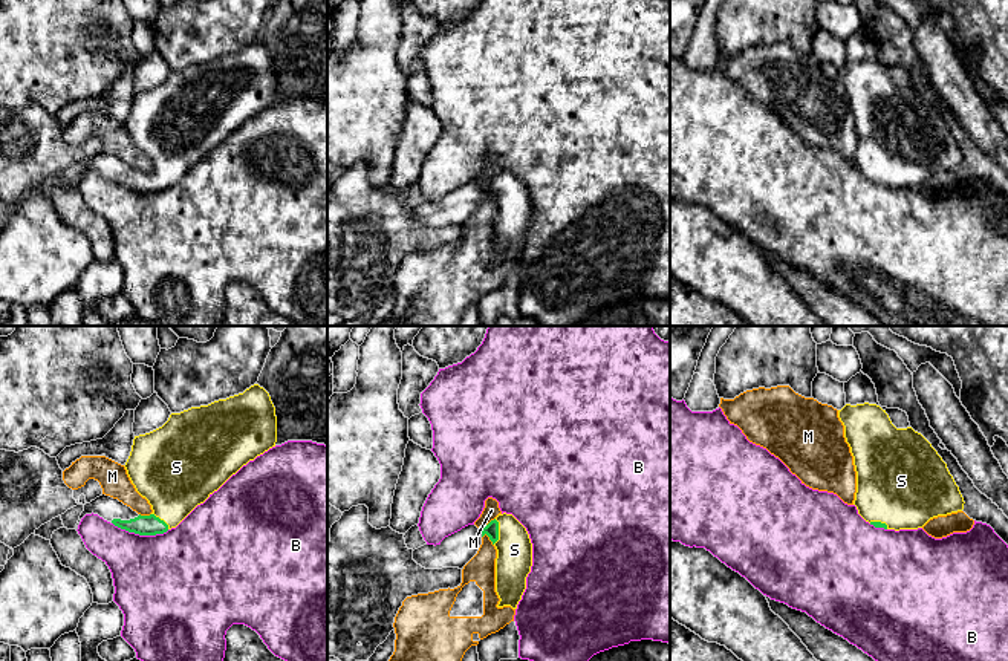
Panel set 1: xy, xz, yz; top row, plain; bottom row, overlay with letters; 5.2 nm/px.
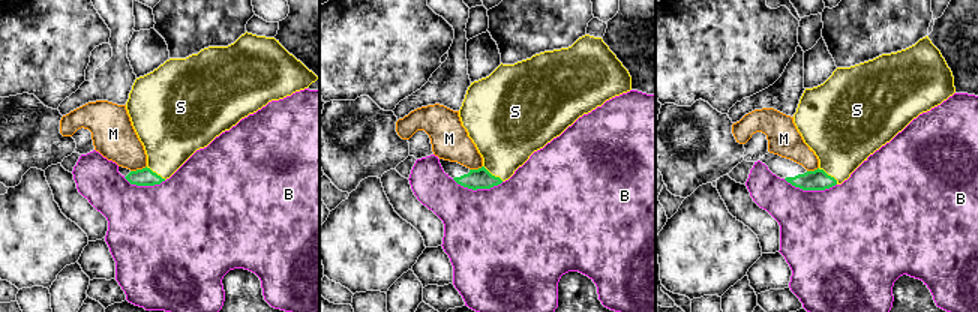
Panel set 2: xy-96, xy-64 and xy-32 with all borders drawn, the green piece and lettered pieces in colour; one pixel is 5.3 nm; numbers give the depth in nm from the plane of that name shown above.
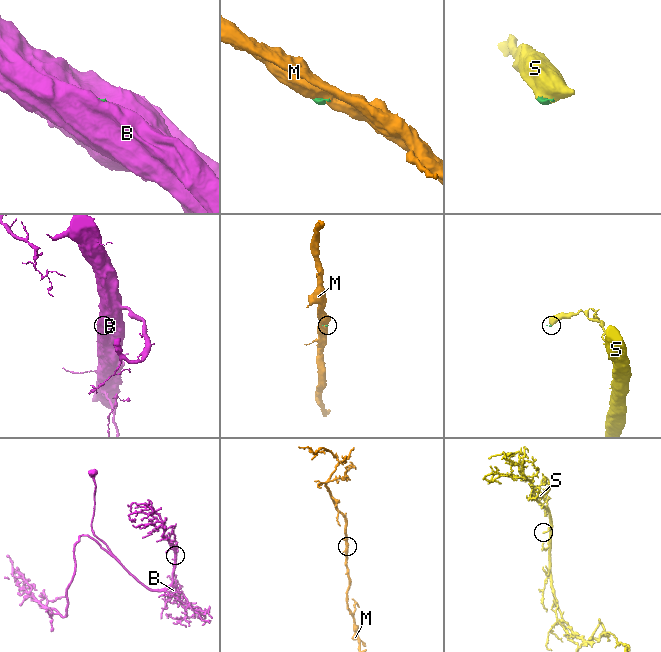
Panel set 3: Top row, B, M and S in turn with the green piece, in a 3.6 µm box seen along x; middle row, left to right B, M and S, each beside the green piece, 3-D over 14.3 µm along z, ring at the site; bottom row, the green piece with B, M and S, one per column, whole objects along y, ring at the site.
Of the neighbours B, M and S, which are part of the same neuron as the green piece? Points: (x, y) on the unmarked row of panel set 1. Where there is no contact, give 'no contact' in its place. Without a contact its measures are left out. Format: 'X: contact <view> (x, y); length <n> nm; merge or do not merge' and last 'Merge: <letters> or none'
B: contact xy (141, 192); length 300 nm; do not merge
M: contact xz (488, 181); length 110 nm; do not merge
S: contact xz (497, 188); length 140 nm; merge
Merge: S

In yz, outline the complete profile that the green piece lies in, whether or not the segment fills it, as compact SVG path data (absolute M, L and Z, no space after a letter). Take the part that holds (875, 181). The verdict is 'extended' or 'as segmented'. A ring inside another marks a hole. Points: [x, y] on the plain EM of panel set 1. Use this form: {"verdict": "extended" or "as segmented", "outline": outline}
{"verdict": "extended", "outline": "M876 61L838 67L854 113L858 171L884 187L918 187L930 176L964 167L947 121L912 84L896 86Z"}

